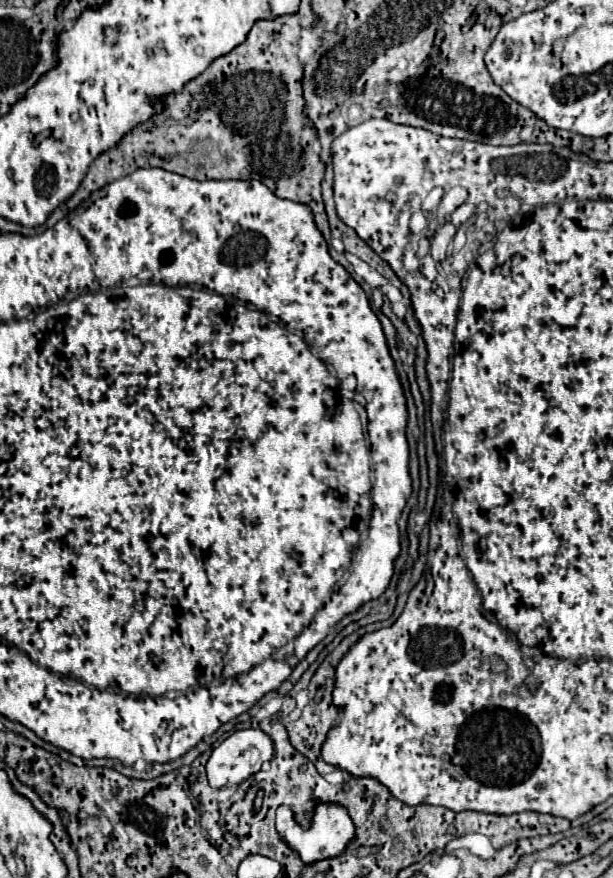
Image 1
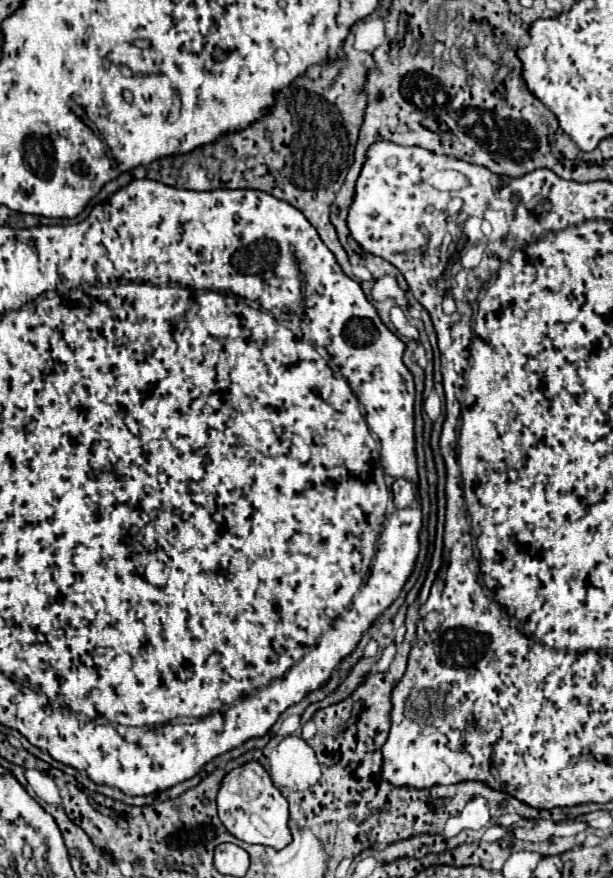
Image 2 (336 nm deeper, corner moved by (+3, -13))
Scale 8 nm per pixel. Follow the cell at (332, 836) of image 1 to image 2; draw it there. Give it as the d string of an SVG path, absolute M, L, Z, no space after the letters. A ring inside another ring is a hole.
M252 760L230 770L220 784L216 804L222 824L238 840L244 840L248 844L270 846L274 850L282 850L292 842L292 834L288 828L290 820L288 800L274 786L268 770L260 762Z

